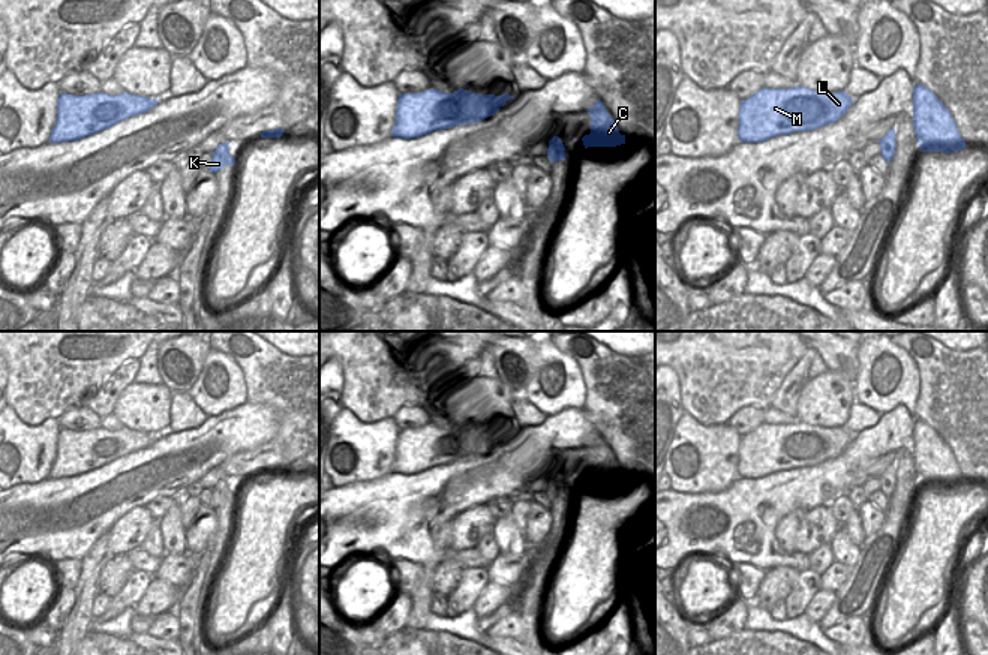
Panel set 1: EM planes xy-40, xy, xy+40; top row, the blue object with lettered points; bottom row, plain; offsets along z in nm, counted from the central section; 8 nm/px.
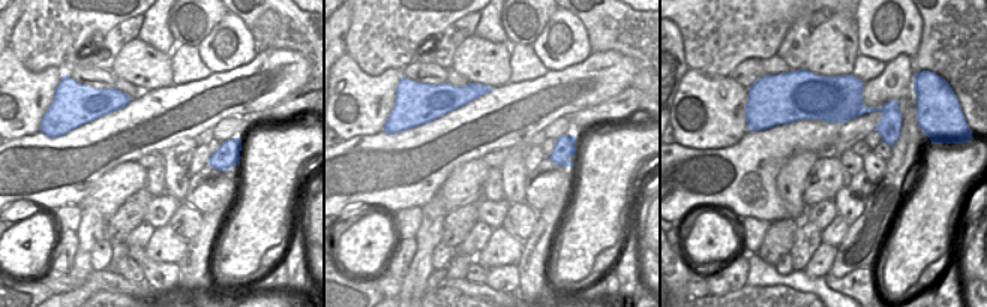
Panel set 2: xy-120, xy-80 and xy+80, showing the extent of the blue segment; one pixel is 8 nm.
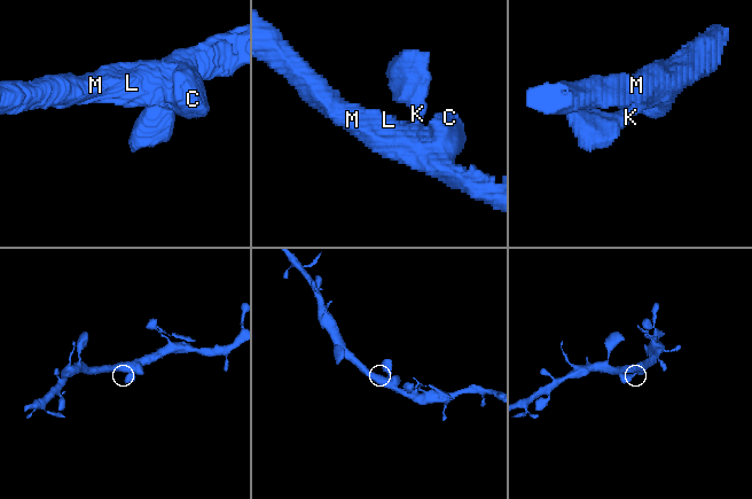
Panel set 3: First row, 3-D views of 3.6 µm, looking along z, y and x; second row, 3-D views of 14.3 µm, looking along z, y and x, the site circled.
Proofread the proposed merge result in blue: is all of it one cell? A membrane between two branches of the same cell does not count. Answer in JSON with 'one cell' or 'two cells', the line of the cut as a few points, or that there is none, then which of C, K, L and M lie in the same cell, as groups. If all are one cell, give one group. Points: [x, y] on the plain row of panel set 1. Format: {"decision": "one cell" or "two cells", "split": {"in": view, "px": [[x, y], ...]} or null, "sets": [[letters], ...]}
{"decision": "one cell", "split": null, "sets": [["C", "K", "L", "M"]]}

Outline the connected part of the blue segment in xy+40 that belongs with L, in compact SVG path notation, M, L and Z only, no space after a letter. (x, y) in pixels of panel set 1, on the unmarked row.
M801 421L763 423L741 436L738 472L741 478L763 478L778 471L820 465L838 457L852 439L844 426L825 429Z

